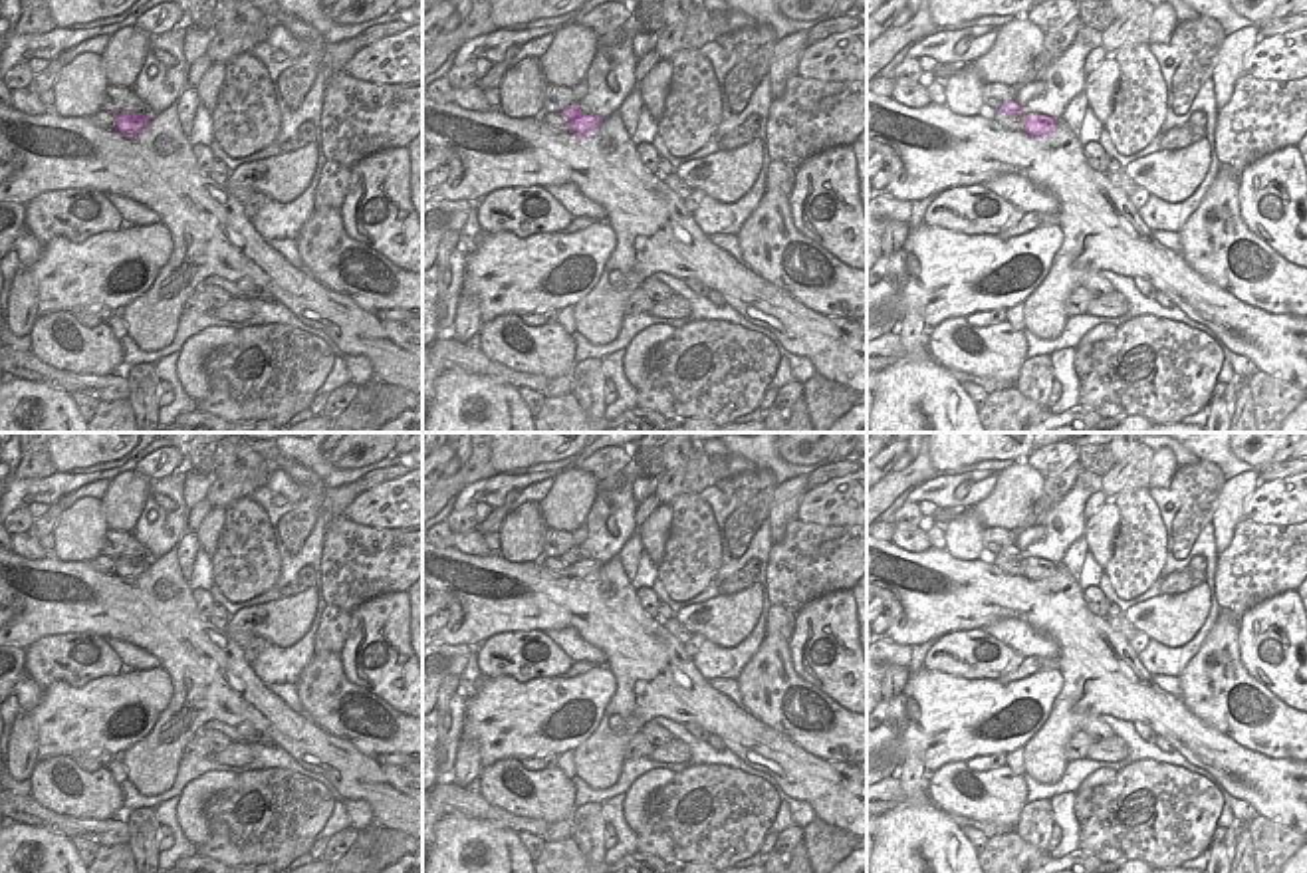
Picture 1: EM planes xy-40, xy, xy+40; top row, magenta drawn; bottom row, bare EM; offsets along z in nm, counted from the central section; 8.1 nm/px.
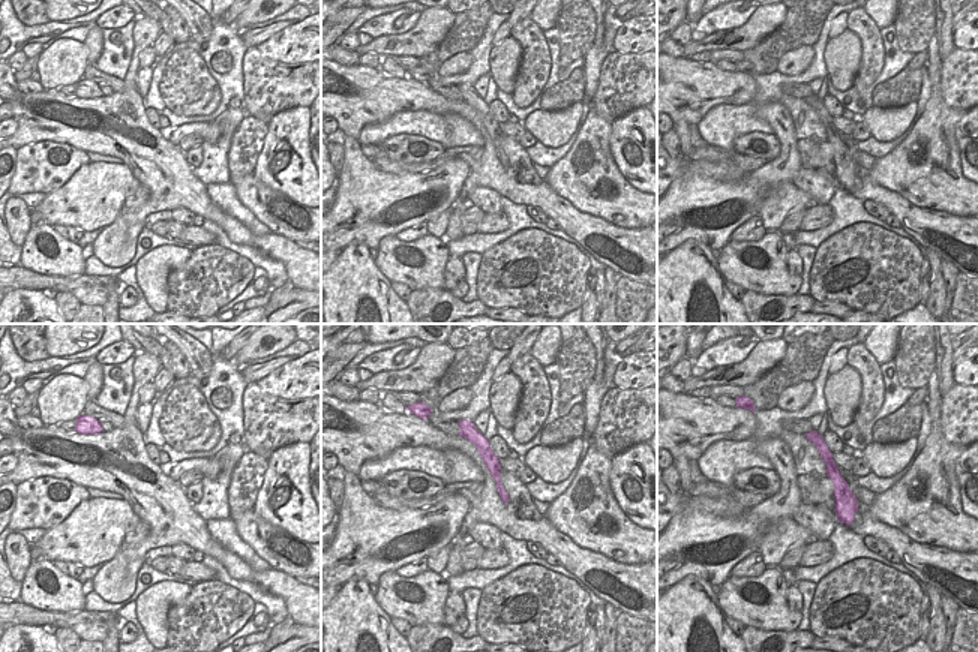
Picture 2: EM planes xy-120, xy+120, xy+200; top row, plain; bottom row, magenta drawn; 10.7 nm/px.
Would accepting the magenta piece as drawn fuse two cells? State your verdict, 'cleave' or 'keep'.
cleave

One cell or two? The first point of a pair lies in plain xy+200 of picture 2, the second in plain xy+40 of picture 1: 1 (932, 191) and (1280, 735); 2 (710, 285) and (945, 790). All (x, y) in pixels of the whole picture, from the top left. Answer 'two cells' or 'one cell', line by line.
1: one cell
2: two cells

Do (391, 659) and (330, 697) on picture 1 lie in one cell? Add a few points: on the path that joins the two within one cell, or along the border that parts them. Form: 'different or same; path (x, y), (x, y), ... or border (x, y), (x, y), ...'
different; border (338, 653), (344, 675), (379, 695), (393, 709)

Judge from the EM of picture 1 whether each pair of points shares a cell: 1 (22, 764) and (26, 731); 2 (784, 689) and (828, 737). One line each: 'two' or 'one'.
1: one
2: one

